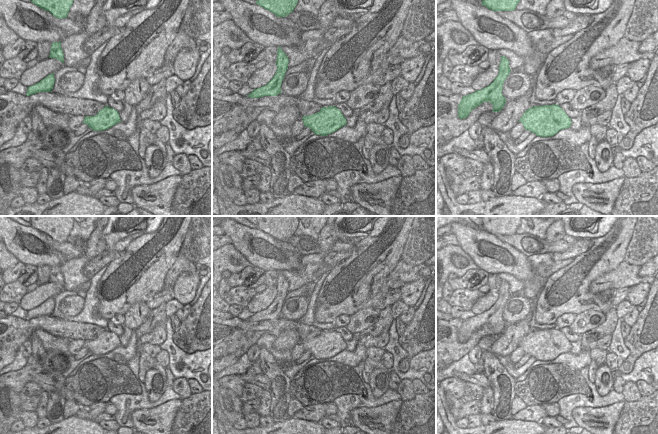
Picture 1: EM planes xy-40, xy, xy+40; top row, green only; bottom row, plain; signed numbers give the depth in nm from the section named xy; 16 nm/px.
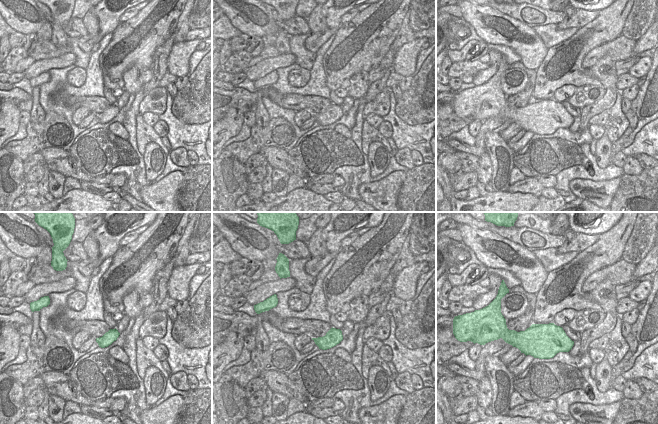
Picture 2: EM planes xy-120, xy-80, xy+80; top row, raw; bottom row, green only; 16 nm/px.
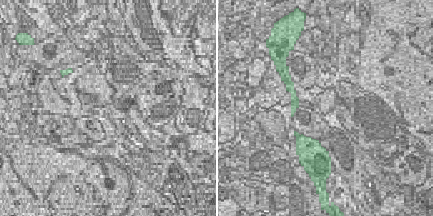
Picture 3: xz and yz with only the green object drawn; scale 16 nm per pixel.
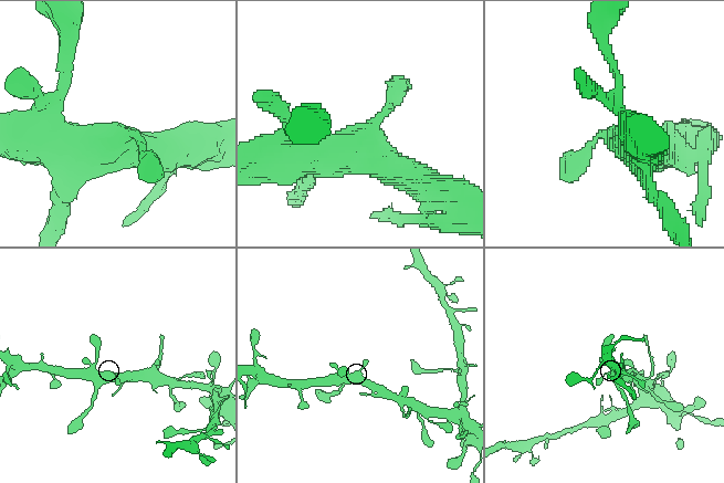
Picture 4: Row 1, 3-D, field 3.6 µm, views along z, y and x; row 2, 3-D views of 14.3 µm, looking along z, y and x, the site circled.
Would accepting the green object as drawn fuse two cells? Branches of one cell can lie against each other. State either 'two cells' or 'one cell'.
one cell

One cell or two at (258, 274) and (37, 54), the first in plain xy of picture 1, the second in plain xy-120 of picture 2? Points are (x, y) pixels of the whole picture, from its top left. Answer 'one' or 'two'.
two

